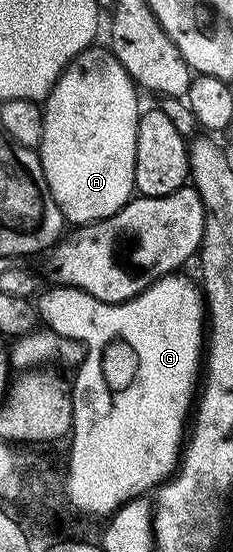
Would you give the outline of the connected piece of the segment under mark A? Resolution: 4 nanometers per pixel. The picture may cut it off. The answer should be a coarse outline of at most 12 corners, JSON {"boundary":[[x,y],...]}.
{"boundary":[[98,44],[44,98],[40,157],[71,224],[135,193],[139,87]]}

